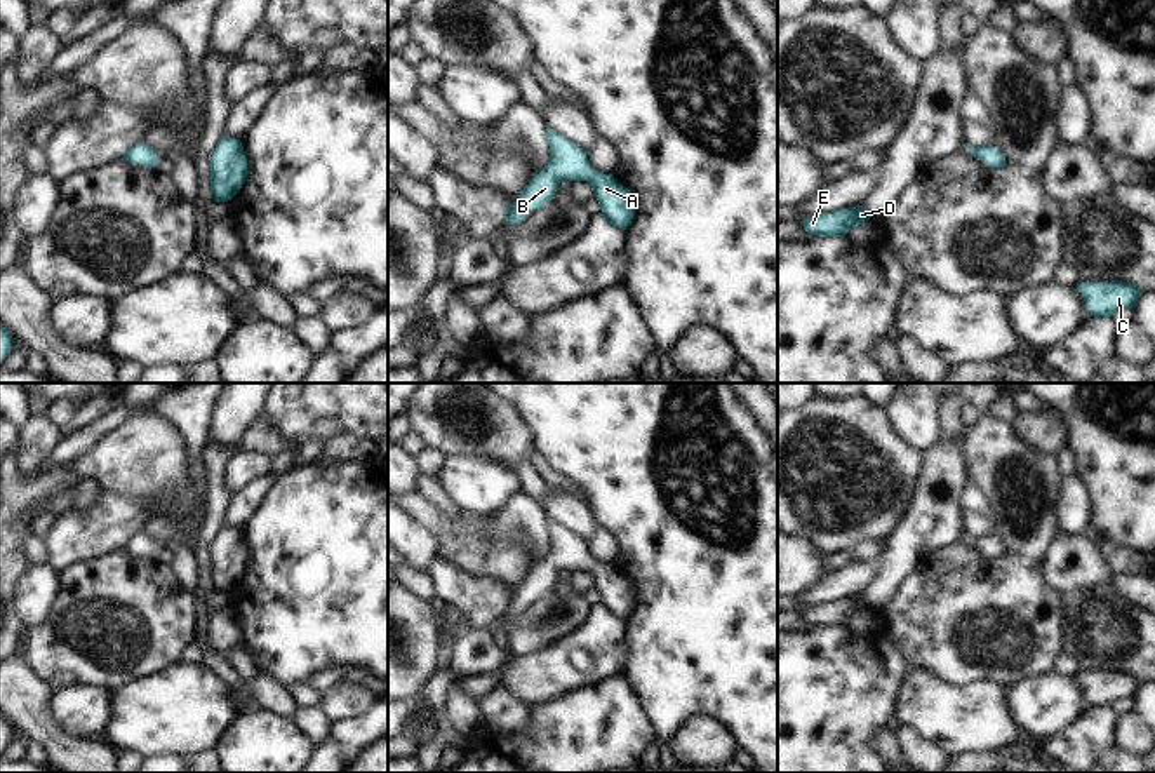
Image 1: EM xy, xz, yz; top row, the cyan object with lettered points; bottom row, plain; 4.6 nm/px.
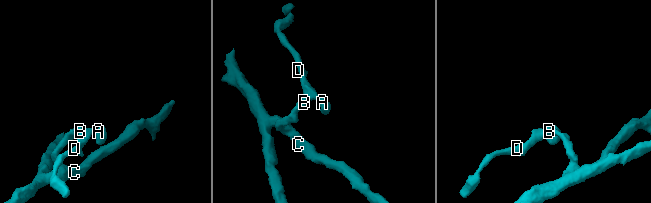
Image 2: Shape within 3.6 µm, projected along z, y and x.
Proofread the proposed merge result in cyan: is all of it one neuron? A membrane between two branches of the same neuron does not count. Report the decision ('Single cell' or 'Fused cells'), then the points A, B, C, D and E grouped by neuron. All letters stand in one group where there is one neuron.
Single cell. Groups: A B C D E.

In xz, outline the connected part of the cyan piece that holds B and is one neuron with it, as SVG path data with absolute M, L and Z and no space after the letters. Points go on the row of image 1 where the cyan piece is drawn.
M546 127L546 143L550 148L548 164L520 192L518 200L510 204L504 225L522 223L534 209L544 207L555 198L560 181L586 181L595 190L595 198L602 207L602 216L614 226L626 230L633 219L633 193L614 179L591 167L588 153L565 136Z

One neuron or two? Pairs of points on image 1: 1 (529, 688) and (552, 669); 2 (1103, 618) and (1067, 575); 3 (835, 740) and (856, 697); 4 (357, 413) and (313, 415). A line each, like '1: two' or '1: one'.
1: one
2: two
3: one
4: one

